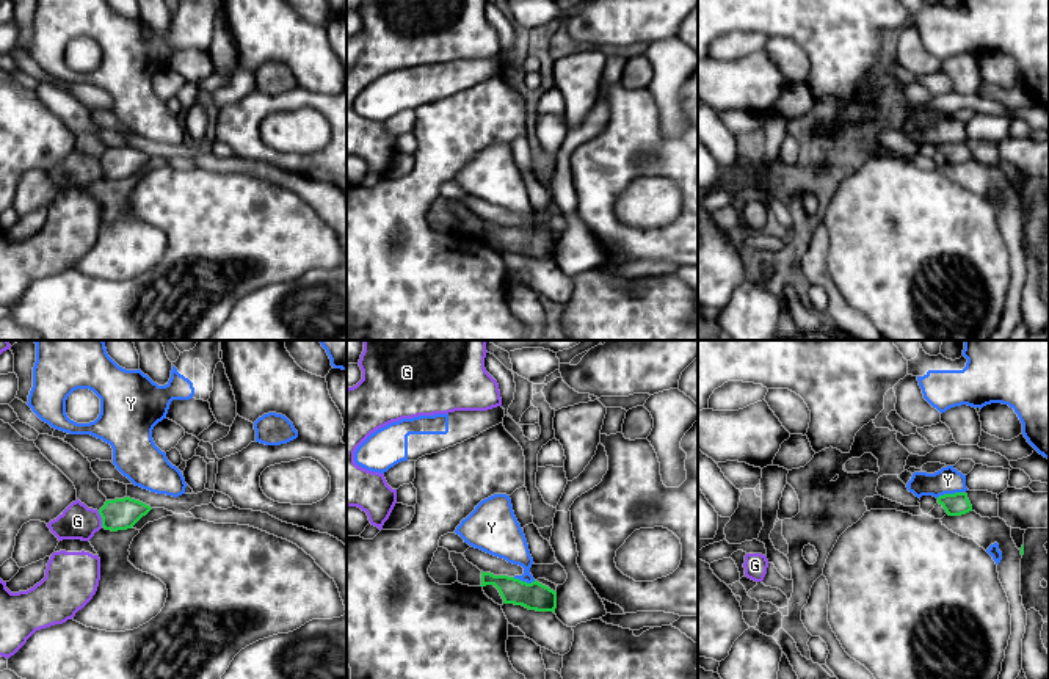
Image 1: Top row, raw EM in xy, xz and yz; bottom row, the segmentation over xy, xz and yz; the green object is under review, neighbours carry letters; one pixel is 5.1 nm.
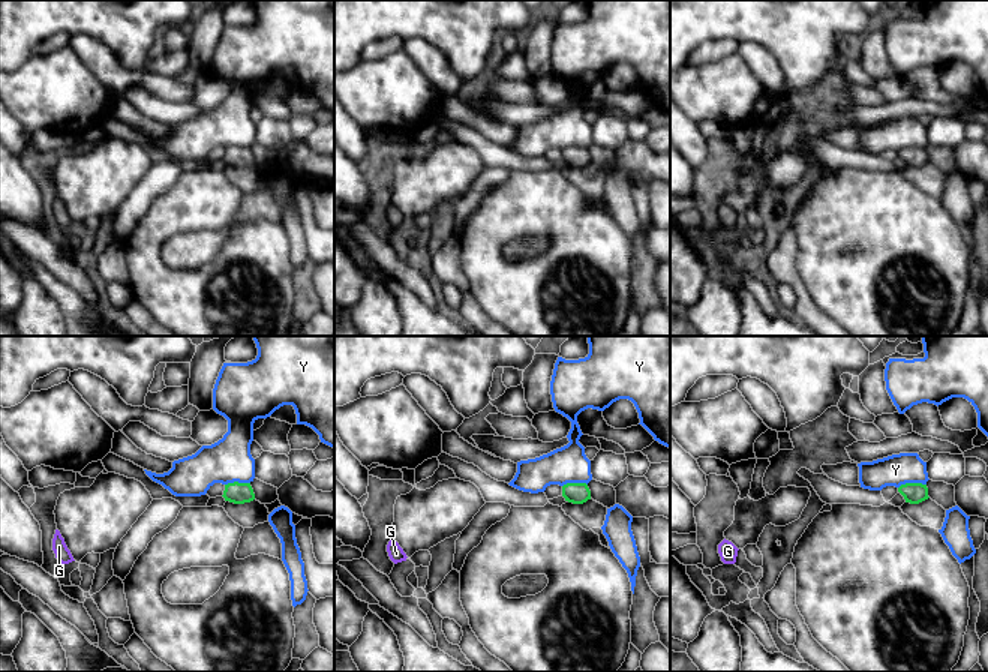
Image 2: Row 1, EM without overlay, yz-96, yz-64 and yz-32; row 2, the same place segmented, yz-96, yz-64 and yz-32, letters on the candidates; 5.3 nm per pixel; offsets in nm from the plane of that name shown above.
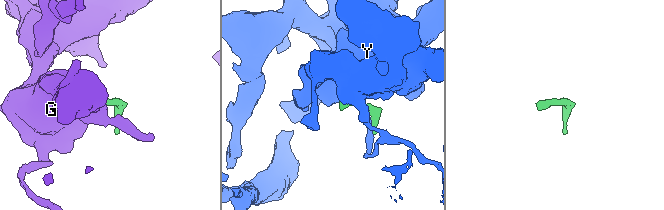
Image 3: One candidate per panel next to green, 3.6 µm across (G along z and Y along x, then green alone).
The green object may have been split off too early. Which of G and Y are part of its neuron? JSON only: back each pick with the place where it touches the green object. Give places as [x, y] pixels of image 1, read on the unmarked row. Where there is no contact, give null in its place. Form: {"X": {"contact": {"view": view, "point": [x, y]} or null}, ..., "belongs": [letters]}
{"belongs": []}

